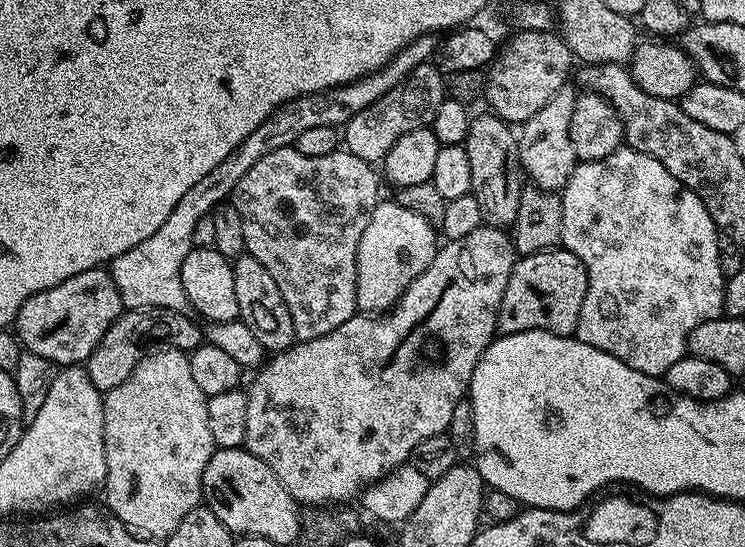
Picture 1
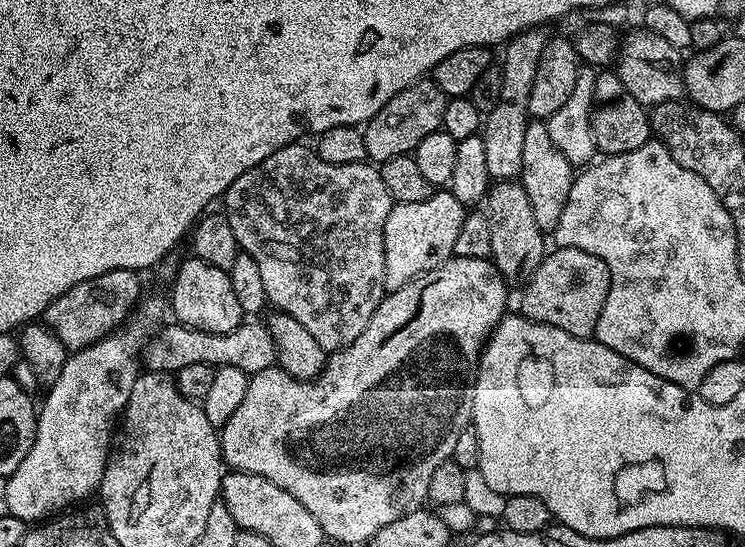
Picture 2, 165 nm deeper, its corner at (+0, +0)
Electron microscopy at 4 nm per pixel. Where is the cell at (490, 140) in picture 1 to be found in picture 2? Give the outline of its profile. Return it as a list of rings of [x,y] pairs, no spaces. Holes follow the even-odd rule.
[[[496,182],[489,187],[486,211],[490,222],[490,250],[492,265],[500,271],[505,281],[512,286],[523,285],[529,276],[538,270],[544,260],[546,234],[534,222],[534,210],[530,210],[530,198],[519,182]]]

